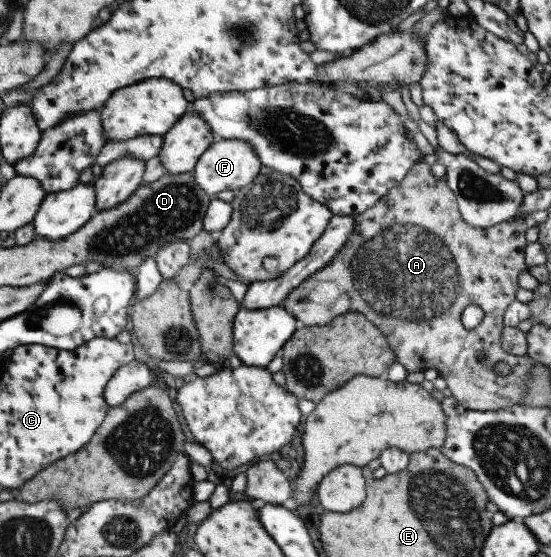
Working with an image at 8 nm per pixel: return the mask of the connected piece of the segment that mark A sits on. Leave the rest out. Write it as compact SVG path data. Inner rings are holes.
M419 161L418 164L415 164L409 170L409 173L405 175L403 181L398 183L397 187L392 187L384 198L379 199L373 207L366 209L363 213L356 214L354 218L355 223L352 234L349 235L343 247L337 252L337 255L333 257L325 267L316 271L311 277L302 281L299 287L293 289L284 299L284 303L281 306L289 311L289 314L293 315L300 325L305 326L329 325L329 323L332 323L333 319L339 317L341 313L348 313L349 311L363 313L371 323L375 323L375 326L379 327L379 330L385 333L388 345L395 352L396 361L400 363L409 374L424 372L427 369L436 369L436 371L439 371L439 377L447 382L448 388L452 391L452 396L457 399L465 409L473 411L497 411L507 406L522 403L522 393L526 393L526 387L523 385L528 385L527 378L529 378L529 372L531 372L531 368L533 368L533 361L529 359L528 355L517 356L505 352L500 343L500 338L505 327L503 325L503 314L505 314L505 309L516 300L516 293L520 288L518 284L519 274L529 269L525 263L524 251L529 243L525 239L525 231L527 231L530 223L519 218L485 228L469 225L462 218L457 205L456 195L452 189L449 189L446 179L444 177L437 178L433 176L433 174L431 174L430 165L425 164L423 161ZM469 305L477 305L481 307L484 312L483 321L472 331L465 329L461 324L461 315Z

